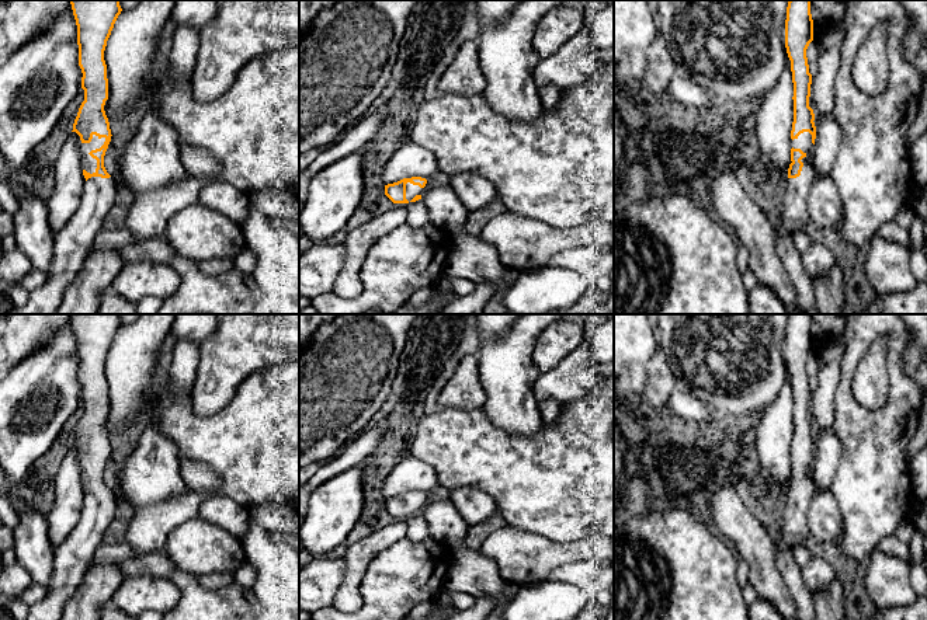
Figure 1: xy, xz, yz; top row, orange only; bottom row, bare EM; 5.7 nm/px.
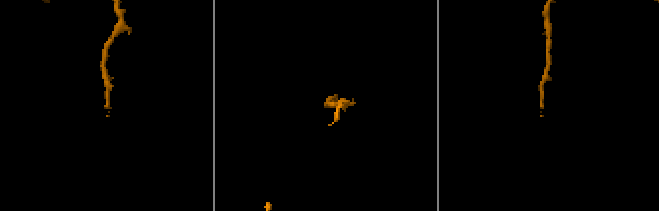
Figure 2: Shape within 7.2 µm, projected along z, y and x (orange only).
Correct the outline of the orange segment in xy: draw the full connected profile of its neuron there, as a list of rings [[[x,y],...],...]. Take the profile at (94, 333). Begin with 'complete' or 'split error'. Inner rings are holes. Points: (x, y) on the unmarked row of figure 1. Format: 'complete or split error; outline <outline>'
split error; outline [[[70,314],[70,318],[77,339],[79,380],[84,404],[84,415],[72,446],[81,454],[86,498],[79,522],[55,550],[52,582],[46,596],[29,606],[24,620],[60,620],[65,605],[83,582],[118,509],[114,492],[104,481],[104,470],[112,450],[104,425],[108,414],[104,365],[122,323],[119,314]]]

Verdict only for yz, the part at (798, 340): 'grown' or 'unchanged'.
grown

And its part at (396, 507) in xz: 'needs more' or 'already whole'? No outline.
needs more

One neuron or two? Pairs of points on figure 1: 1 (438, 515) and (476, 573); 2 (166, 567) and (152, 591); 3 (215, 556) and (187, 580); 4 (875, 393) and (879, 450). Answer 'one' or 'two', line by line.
1: two
2: two
3: two
4: two

